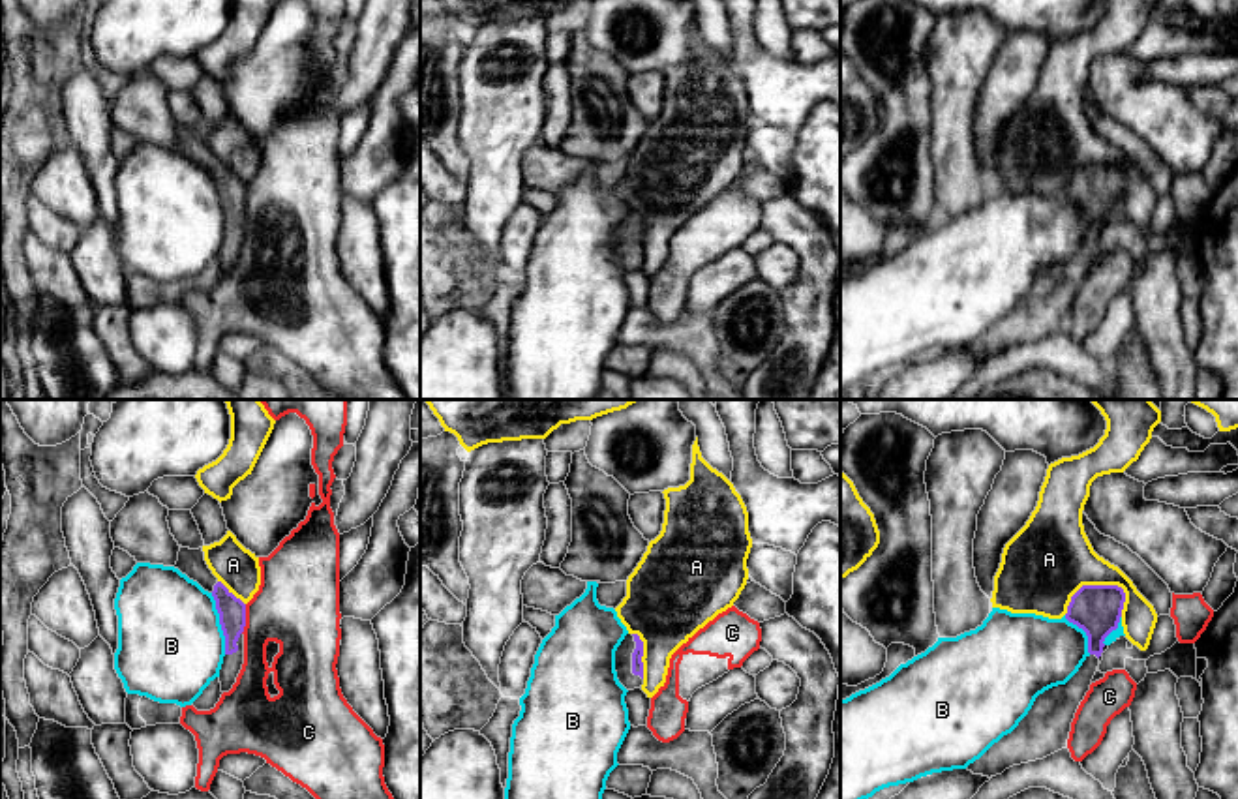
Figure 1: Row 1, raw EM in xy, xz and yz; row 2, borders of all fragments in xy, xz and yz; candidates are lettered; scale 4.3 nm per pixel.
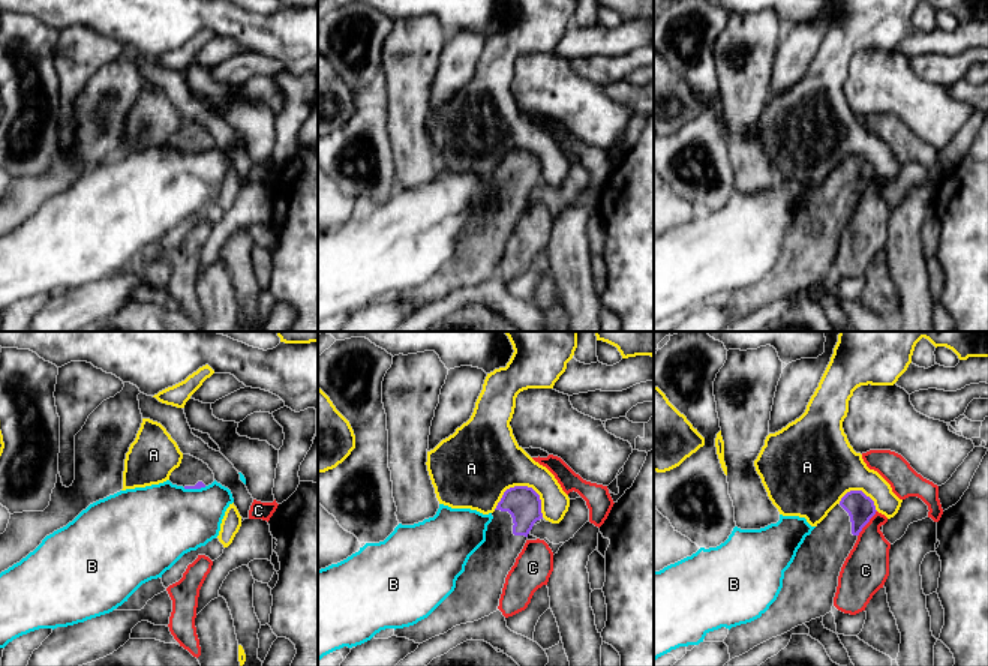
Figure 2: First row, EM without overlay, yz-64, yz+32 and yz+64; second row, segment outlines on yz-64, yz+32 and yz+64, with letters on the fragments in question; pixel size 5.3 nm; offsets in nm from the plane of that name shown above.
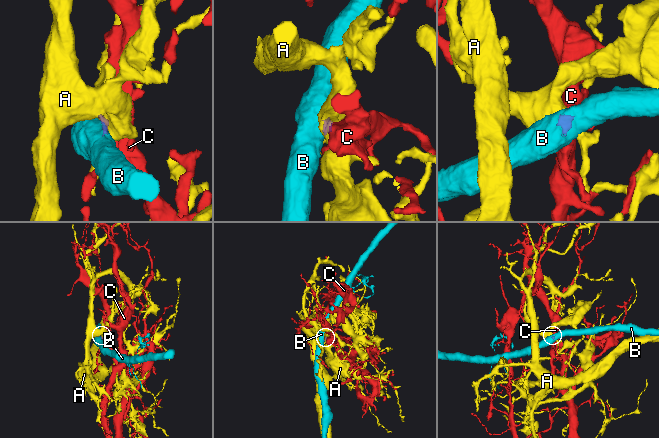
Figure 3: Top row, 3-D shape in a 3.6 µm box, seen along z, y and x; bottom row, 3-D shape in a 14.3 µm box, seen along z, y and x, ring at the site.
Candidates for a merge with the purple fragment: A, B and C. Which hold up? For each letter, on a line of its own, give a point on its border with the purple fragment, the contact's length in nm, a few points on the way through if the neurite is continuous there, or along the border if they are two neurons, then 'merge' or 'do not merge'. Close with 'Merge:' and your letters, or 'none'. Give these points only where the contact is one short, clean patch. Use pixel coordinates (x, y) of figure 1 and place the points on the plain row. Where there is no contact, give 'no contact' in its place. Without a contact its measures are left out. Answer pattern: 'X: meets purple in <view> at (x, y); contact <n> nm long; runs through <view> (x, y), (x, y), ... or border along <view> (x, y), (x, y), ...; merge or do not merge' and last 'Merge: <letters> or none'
A: meets purple in yz at (1090, 165); contact 280 nm long; border along yz (1126, 173), (1117, 165), (1083, 165), (1071, 177), (1064, 194); do not merge
B: meets purple in xy at (220, 203); contact 280 nm long; border along xy (211, 173), (226, 233); do not merge
C: meets purple in xy at (244, 199); contact 130 nm long; border along xy (246, 184), (246, 205), (241, 212); do not merge
Merge: none

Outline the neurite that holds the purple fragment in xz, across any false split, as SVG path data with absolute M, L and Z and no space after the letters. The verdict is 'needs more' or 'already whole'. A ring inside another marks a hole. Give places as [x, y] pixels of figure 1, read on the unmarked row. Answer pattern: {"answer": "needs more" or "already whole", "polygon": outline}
{"answer": "needs more", "polygon": "M627 214L615 231L615 251L619 263L627 270L642 268L643 264L643 221L638 214Z"}

